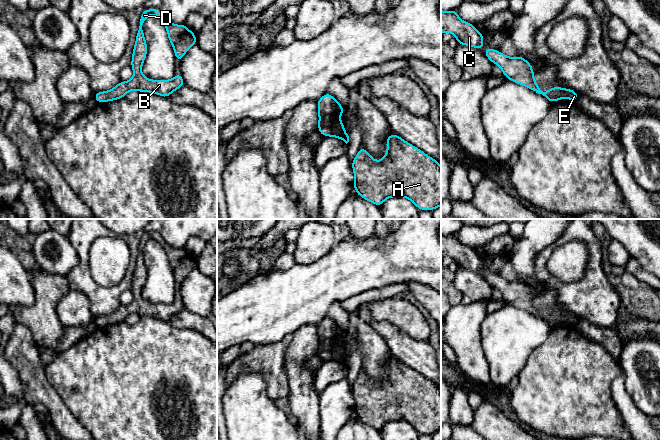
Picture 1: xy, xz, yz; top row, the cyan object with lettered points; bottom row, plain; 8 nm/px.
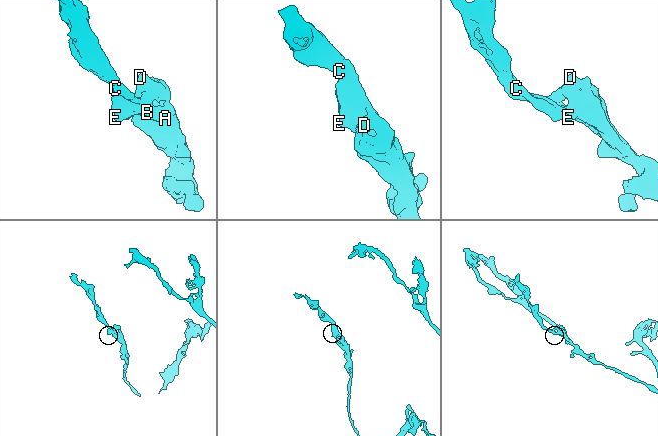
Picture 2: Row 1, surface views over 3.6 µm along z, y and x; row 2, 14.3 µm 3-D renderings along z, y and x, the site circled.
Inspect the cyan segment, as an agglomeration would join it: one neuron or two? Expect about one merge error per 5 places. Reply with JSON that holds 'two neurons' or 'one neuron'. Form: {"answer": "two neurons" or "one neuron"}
{"answer": "one neuron"}

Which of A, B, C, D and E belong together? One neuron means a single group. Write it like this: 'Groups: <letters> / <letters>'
Groups: A B C D E

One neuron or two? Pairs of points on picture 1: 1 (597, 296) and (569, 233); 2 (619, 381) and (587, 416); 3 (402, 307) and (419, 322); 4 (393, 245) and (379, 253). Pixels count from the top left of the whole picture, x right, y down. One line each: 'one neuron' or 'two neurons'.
1: one neuron
2: two neurons
3: one neuron
4: one neuron

